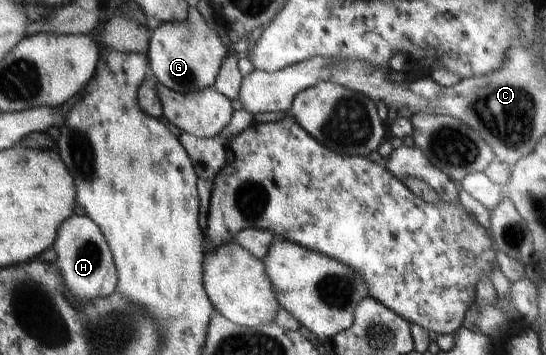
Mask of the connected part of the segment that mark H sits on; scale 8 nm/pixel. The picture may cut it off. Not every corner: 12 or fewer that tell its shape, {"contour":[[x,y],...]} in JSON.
{"contour":[[93,219],[61,223],[55,265],[78,301],[117,291],[113,253]]}

